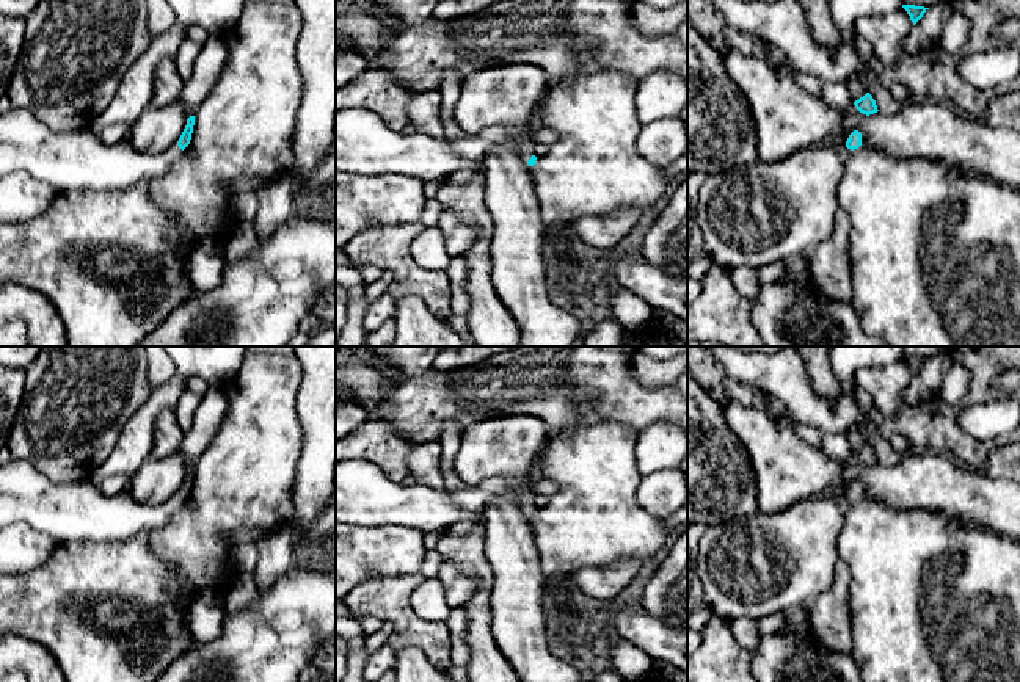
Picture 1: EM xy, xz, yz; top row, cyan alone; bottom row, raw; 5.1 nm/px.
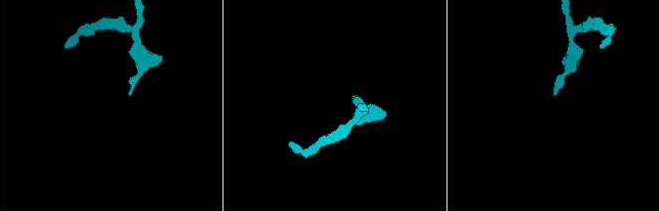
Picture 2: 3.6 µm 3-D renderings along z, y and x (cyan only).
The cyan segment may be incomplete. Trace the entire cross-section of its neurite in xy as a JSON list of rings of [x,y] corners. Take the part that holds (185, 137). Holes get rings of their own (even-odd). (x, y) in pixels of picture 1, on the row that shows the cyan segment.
[[[14,108],[0,116],[0,179],[24,171],[50,185],[56,193],[129,188],[140,182],[152,183],[180,158],[182,151],[190,144],[193,125],[195,116],[190,116],[176,146],[162,154],[144,154],[137,151],[129,140],[105,144],[89,129],[53,132],[31,110]]]

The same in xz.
[[[541,99],[527,124],[521,129],[493,127],[480,135],[458,135],[454,140],[435,138],[422,132],[403,135],[392,130],[377,113],[367,108],[336,110],[336,172],[359,176],[400,174],[422,182],[446,179],[460,169],[480,168],[485,158],[501,146],[515,146],[529,166],[535,165],[535,133],[545,127],[541,122]]]

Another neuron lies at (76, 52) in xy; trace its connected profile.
[[[39,0],[25,22],[24,47],[0,97],[0,116],[28,108],[53,132],[89,129],[152,42],[146,0]]]

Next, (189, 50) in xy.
[[[184,38],[182,44],[179,45],[177,53],[174,56],[176,56],[177,72],[184,82],[191,78],[198,56],[201,53],[201,47],[202,47],[201,44],[188,38]]]

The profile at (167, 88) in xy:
[[[176,56],[163,58],[154,71],[152,99],[149,108],[160,108],[179,100],[184,88],[176,66]]]

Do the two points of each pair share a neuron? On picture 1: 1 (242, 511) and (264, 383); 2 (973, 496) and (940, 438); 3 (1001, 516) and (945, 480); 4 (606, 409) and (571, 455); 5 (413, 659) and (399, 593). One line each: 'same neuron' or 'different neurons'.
1: same neuron
2: different neurons
3: same neuron
4: different neurons
5: different neurons

